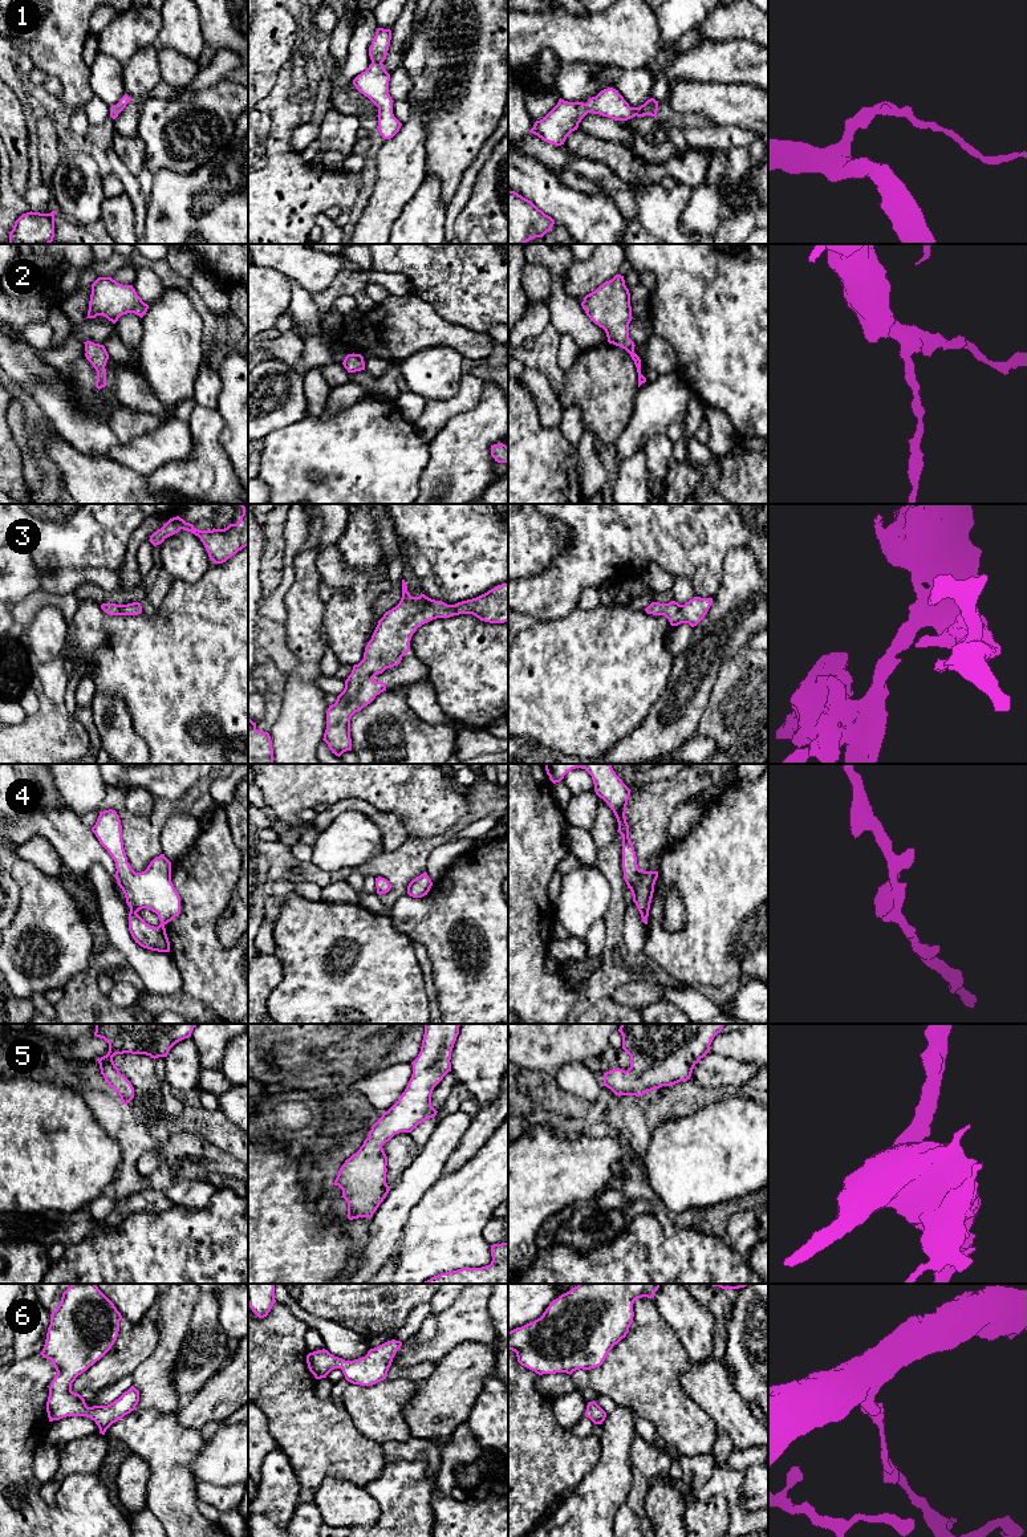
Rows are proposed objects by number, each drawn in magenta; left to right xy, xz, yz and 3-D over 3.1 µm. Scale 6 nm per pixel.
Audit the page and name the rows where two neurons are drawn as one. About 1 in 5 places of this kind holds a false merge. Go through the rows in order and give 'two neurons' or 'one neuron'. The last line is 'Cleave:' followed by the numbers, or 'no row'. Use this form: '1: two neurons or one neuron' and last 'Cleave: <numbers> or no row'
1: one neuron
2: one neuron
3: one neuron
4: one neuron
5: one neuron
6: one neuron
Cleave: no row

